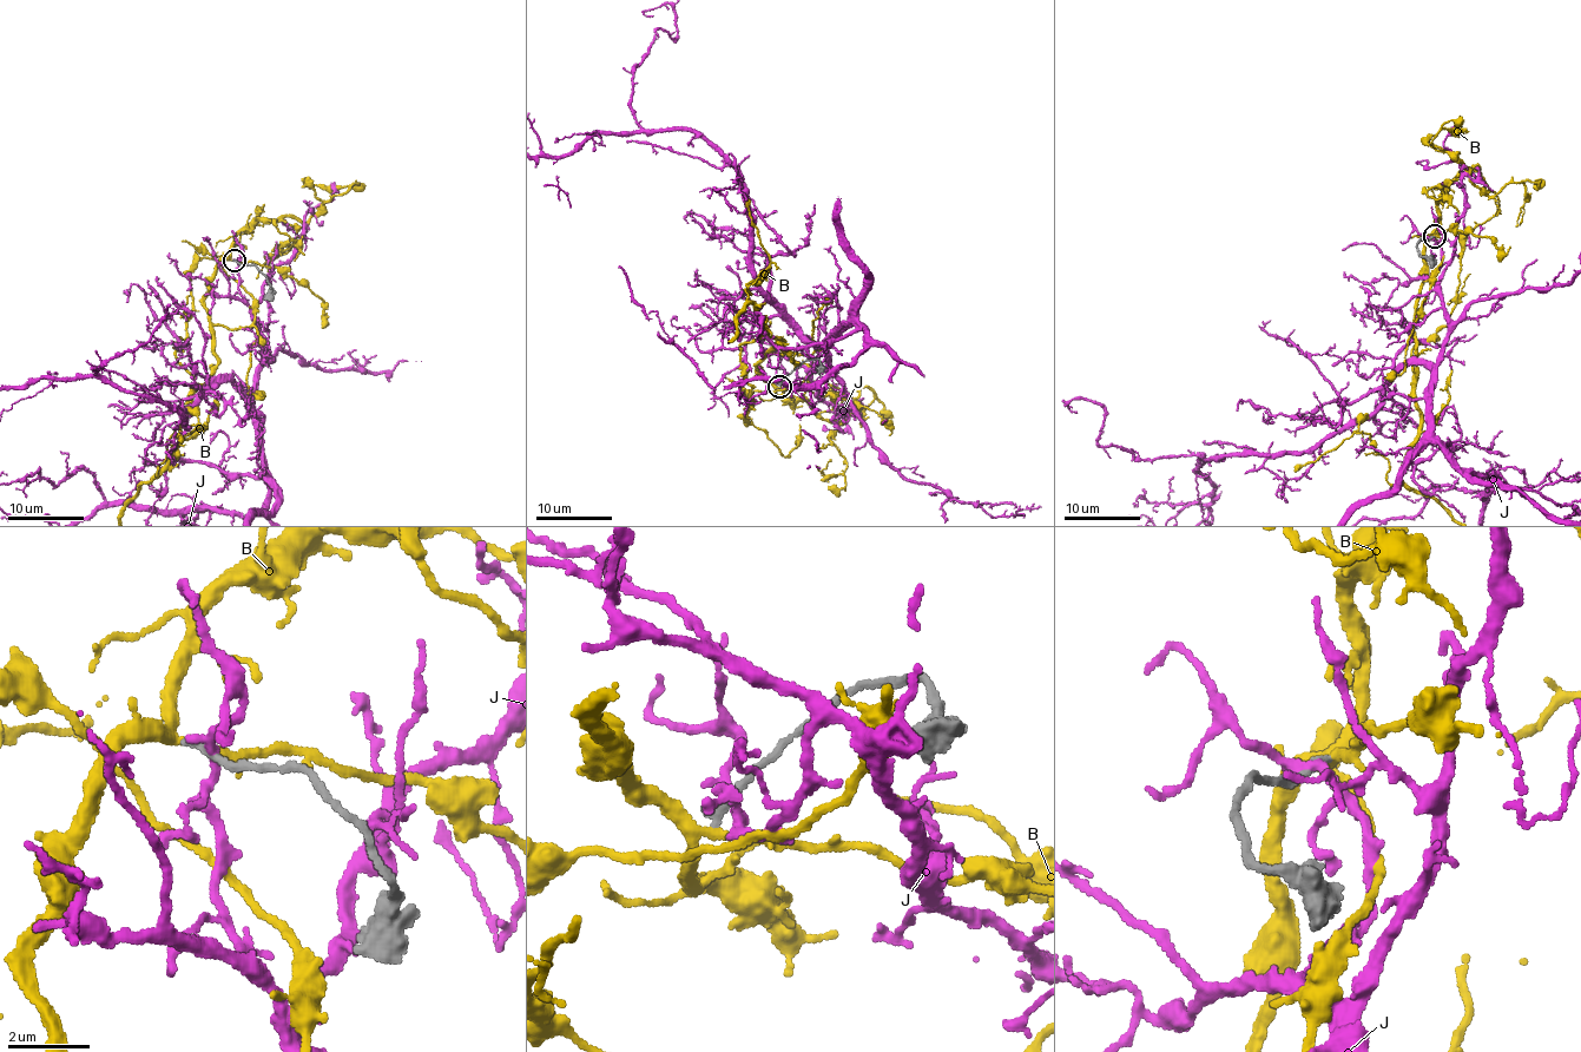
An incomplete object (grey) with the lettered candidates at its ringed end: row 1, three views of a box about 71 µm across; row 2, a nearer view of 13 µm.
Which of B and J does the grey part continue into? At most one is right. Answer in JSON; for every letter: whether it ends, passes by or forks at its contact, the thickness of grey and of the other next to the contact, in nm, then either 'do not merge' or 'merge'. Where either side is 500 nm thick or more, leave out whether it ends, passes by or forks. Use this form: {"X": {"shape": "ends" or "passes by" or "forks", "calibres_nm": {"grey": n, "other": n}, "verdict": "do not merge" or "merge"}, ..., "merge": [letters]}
{"B": {"shape": "forks", "calibres_nm": {"grey": 200, "other": 240}, "verdict": "do not merge"}, "J": {"shape": "passes by", "calibres_nm": {"grey": 240, "other": 240}, "verdict": "do not merge"}, "merge": []}

